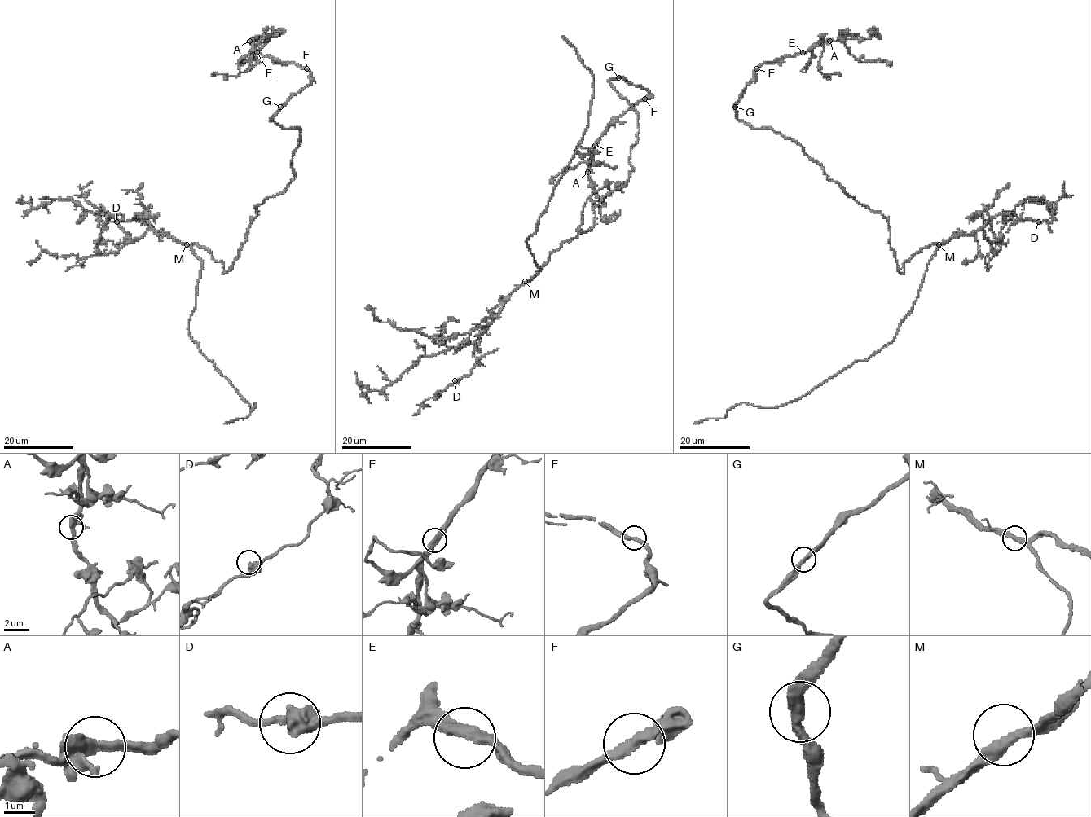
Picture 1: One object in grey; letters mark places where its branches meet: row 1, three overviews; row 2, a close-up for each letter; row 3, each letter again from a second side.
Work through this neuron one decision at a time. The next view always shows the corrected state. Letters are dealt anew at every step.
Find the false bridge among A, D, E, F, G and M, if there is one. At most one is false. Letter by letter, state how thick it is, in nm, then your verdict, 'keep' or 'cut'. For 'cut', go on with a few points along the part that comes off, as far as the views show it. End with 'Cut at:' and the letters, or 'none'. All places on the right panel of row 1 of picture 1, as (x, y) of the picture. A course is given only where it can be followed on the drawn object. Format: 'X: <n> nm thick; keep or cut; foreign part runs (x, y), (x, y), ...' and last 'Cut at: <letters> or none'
A: 380 nm thick; keep
D: 420 nm thick; keep
E: 360 nm thick; keep
F: 320 nm thick; keep
G: 360 nm thick; keep
M: 340 nm thick; keep
Cut at: none

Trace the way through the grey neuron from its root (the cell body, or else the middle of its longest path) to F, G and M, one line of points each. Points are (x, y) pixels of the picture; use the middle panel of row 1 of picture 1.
F: (595, 223), (595, 207), (629, 179), (639, 132), (636, 111), (609, 80), (640, 85), (649, 92), (644, 98)
G: (595, 223), (595, 207), (629, 179), (632, 169), (630, 148), (638, 139), (638, 114), (609, 81), (618, 77)
M: (595, 223), (586, 233), (581, 232), (574, 238), (565, 241), (551, 253), (549, 260), (525, 281)

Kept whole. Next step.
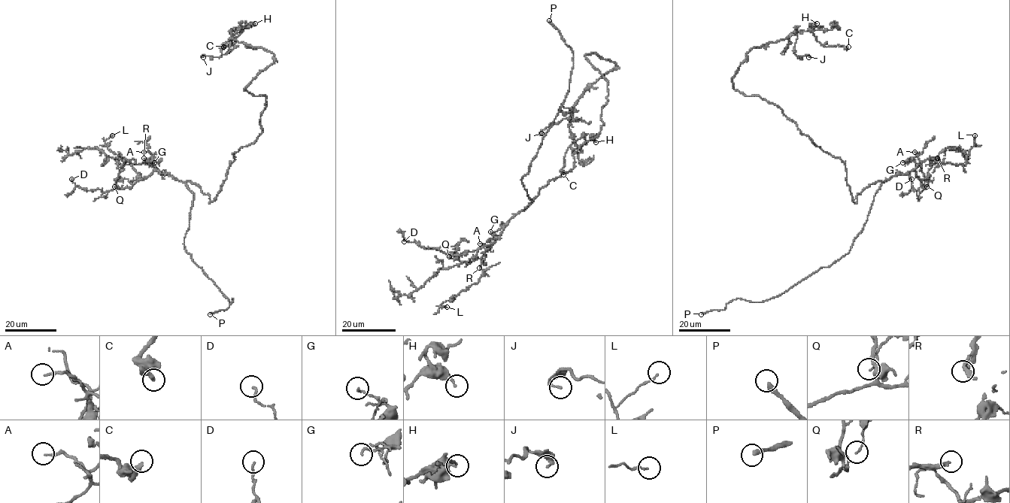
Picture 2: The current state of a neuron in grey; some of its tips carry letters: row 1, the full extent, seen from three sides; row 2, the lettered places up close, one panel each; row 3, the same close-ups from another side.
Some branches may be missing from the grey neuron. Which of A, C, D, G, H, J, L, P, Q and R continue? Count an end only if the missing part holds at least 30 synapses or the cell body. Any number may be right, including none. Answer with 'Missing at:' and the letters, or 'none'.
Missing at: P, R

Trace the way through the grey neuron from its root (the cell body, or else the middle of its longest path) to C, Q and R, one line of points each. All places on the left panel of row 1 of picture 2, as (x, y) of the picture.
C: (234, 159), (261, 132), (266, 103), (244, 89), (274, 57), (232, 37), (229, 31), (245, 26), (223, 46)
Q: (234, 159), (219, 192), (210, 203), (210, 196), (197, 184), (158, 171), (133, 184), (121, 179), (114, 186)
R: (234, 159), (219, 192), (210, 203), (210, 196), (197, 184), (162, 174), (144, 158)

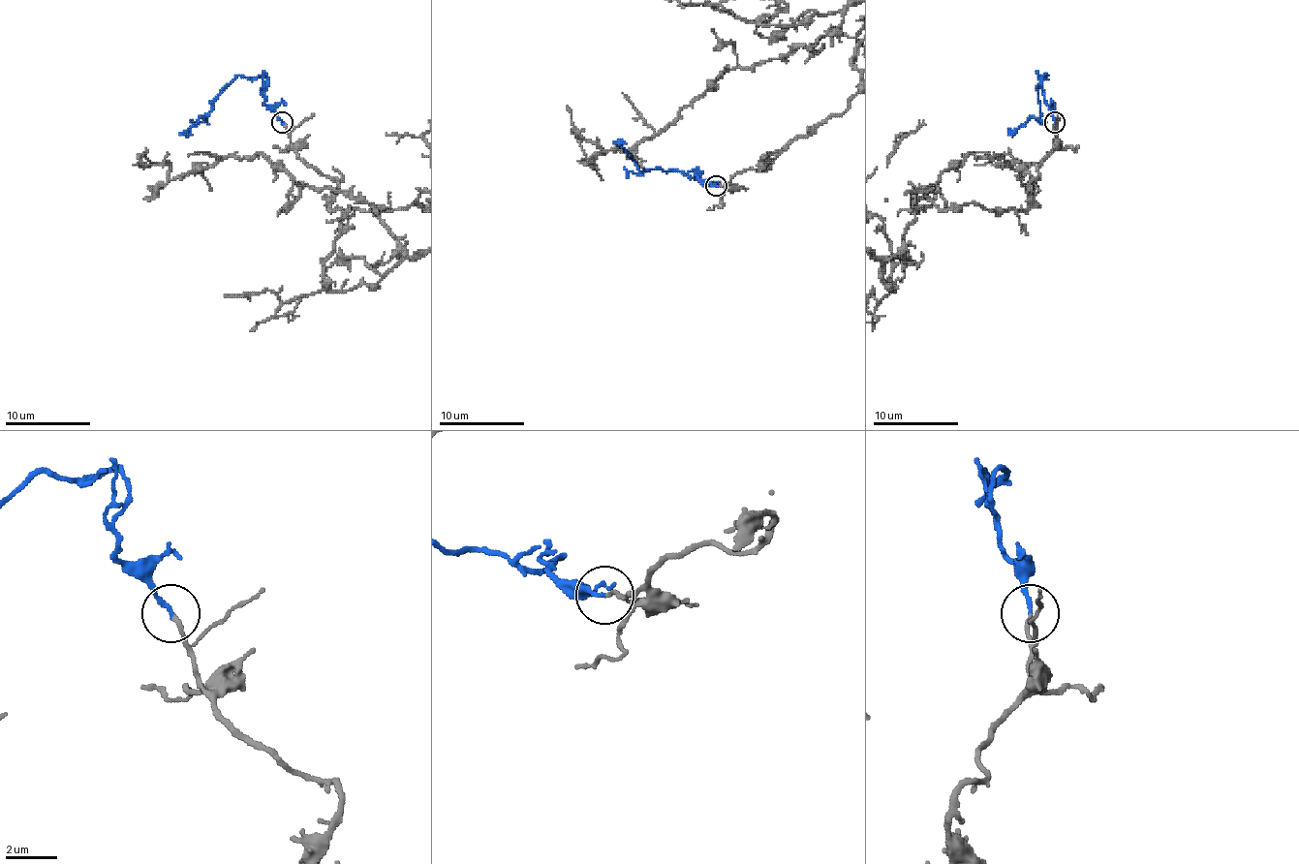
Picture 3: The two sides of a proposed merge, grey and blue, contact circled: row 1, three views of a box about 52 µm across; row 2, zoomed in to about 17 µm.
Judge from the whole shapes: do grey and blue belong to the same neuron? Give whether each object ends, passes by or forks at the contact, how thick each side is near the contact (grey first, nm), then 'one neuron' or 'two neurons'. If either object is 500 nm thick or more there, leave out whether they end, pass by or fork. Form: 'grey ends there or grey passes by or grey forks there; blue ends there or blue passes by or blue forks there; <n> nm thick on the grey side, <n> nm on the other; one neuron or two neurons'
grey ends there; blue ends there; 140 nm thick on the grey side, 150 nm on the other; one neuron

